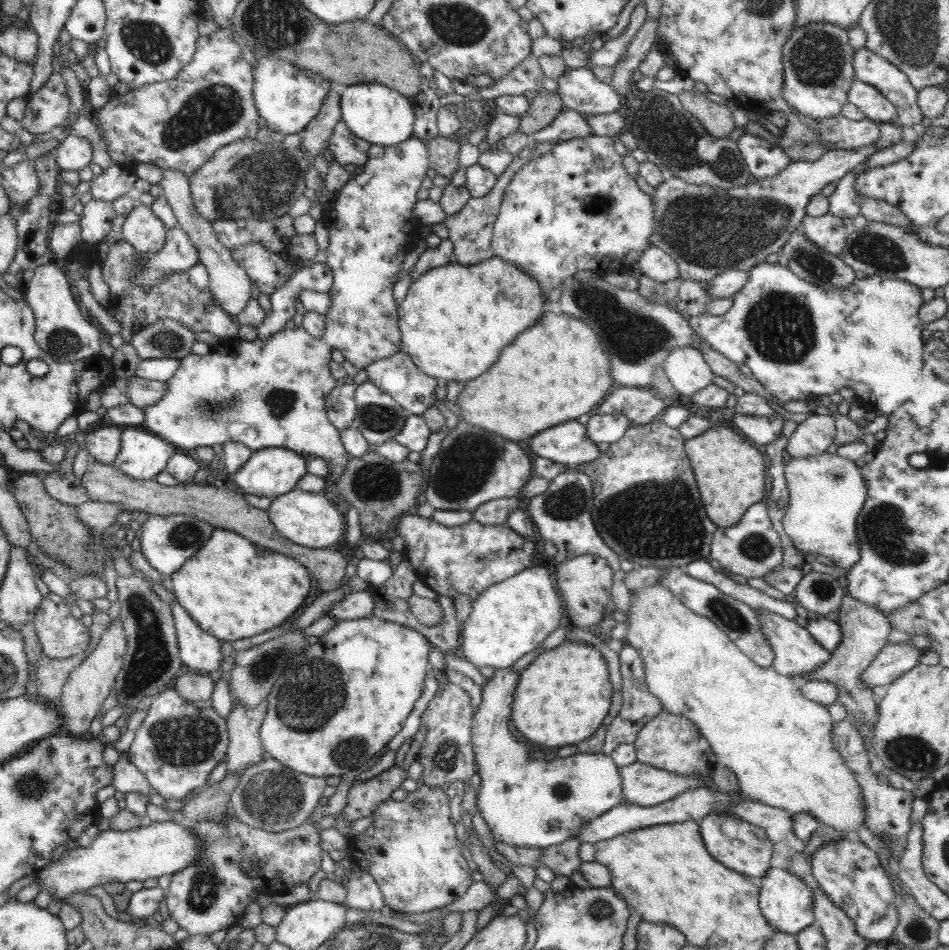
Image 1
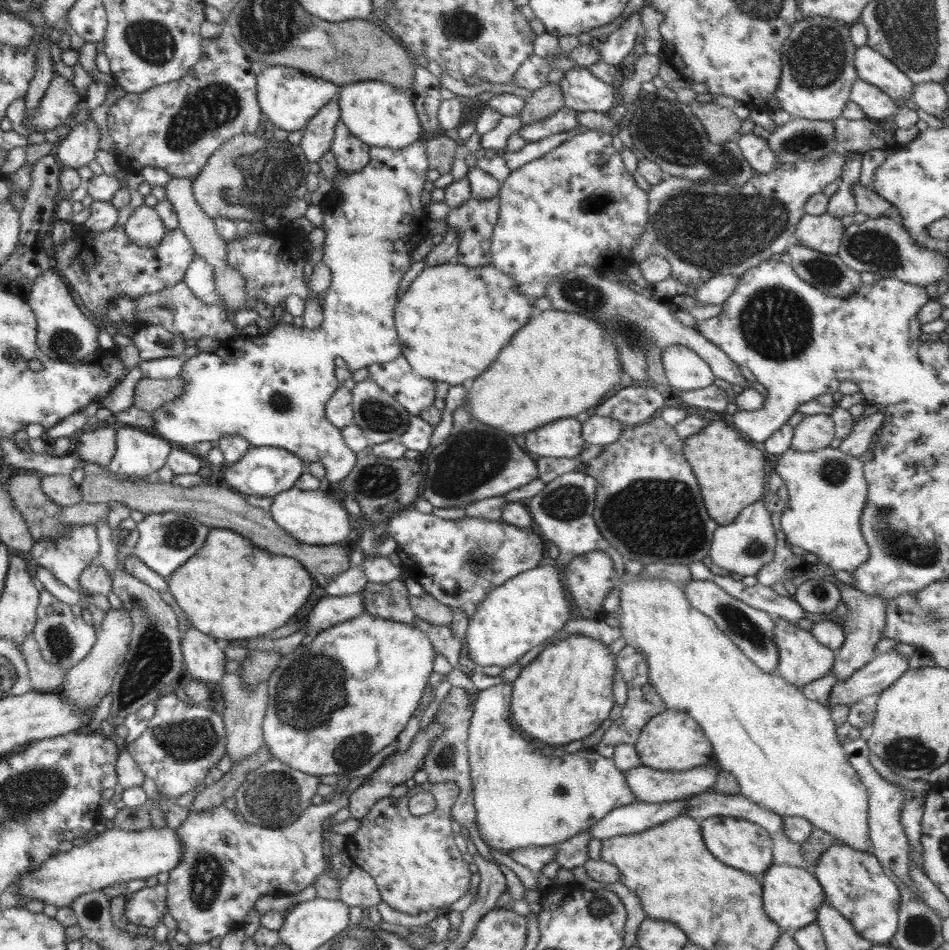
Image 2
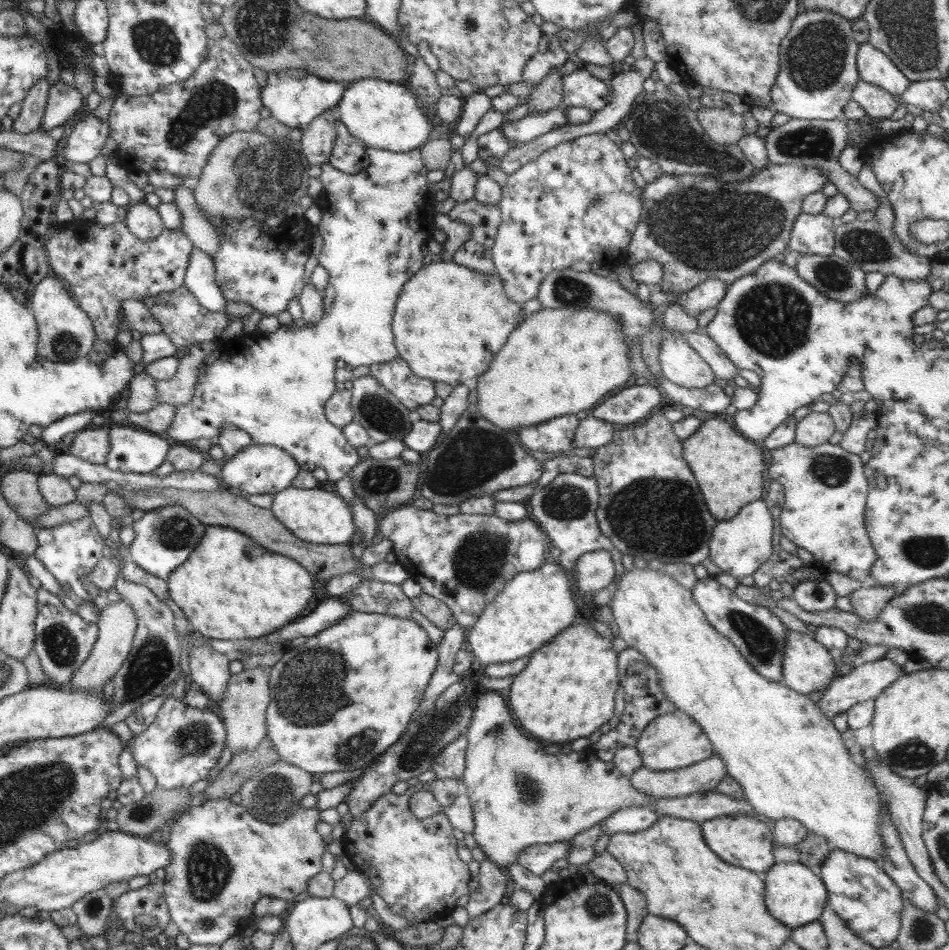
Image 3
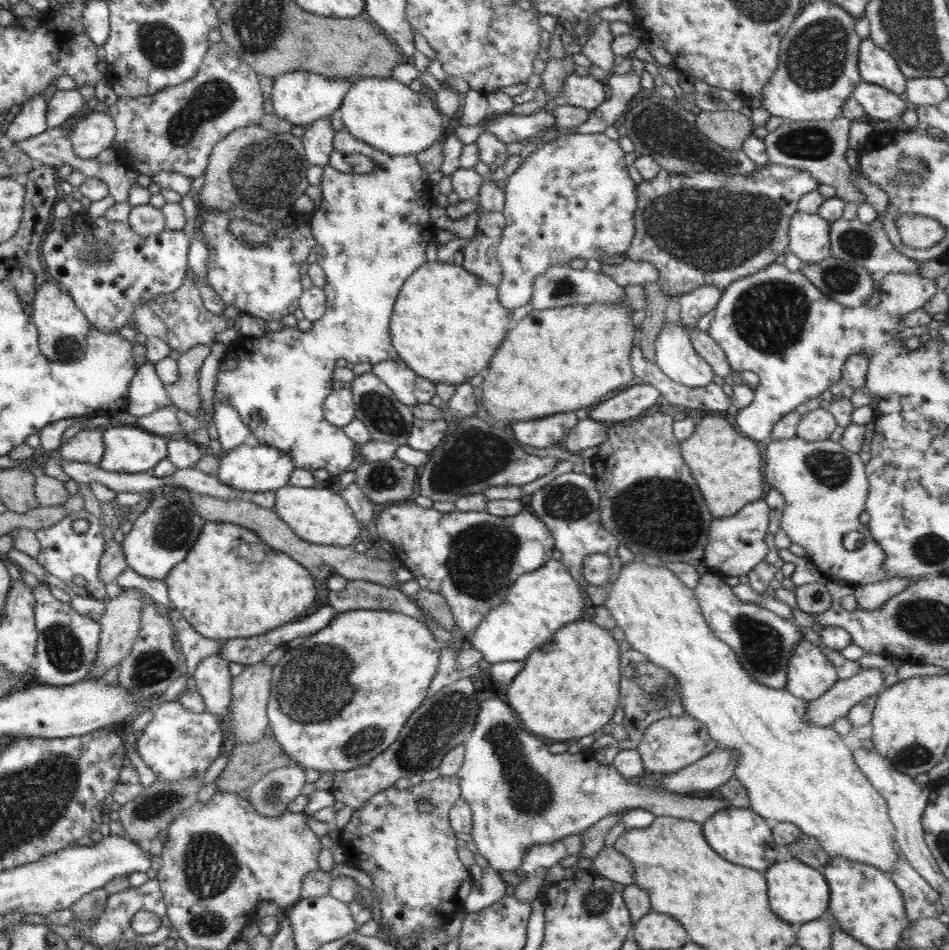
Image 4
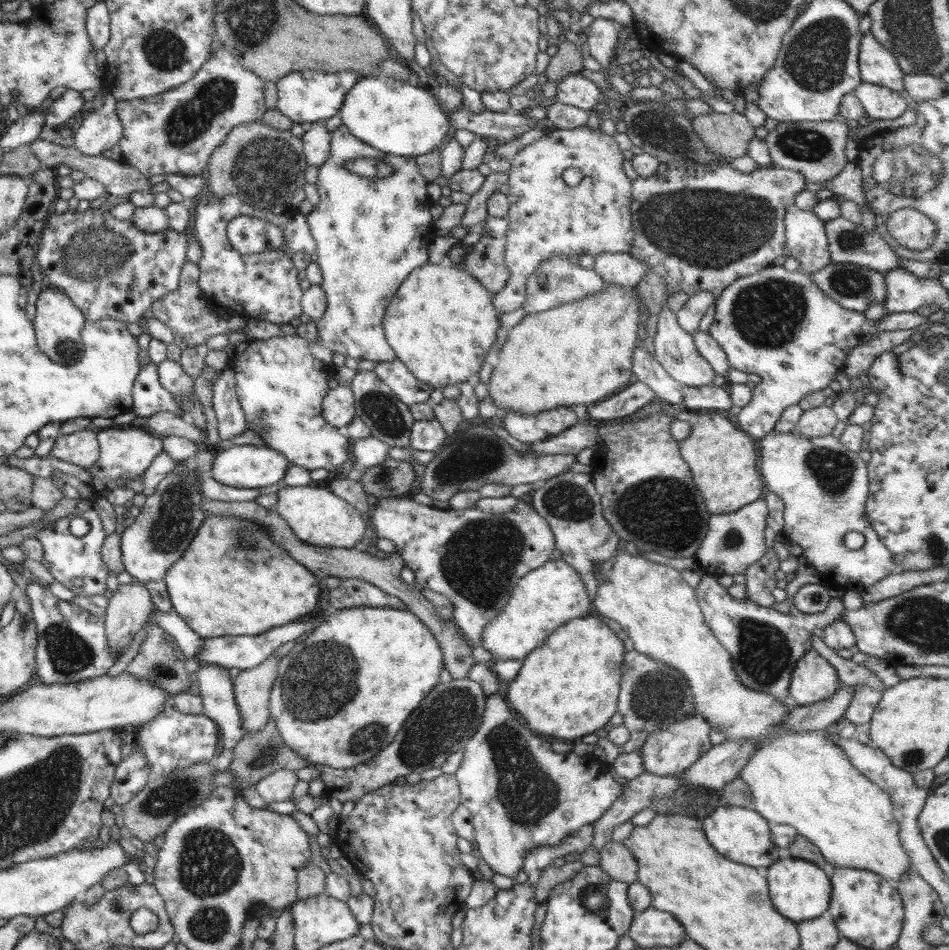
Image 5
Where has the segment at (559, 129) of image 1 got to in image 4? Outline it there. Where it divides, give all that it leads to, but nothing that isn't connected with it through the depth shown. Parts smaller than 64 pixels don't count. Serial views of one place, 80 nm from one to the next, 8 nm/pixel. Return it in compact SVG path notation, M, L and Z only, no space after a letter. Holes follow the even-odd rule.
M545 108L531 116L498 116L486 124L486 131L506 144L529 139L549 128L556 128L556 117Z

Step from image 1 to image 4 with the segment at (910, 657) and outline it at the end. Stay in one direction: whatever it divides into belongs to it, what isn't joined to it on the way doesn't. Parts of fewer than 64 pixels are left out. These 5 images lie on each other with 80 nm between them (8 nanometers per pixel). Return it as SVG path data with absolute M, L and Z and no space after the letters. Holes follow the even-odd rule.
M861 667L861 671L848 678L838 679L820 698L809 701L805 718L811 724L832 725L834 720L842 718L849 710L867 696L878 695L884 688L884 679L878 669Z

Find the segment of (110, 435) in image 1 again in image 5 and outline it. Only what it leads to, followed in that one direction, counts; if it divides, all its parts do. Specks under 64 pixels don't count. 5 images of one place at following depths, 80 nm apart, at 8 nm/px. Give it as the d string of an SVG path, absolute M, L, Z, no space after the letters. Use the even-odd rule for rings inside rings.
M84 429L72 434L59 434L50 454L79 467L92 466L100 454L96 433Z

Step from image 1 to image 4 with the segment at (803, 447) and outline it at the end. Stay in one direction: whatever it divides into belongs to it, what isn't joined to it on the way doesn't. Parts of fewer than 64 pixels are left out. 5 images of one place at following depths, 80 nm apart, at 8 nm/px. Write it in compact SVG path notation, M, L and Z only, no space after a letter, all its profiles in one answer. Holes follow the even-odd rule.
M820 407L801 417L796 434L801 439L814 442L829 439L836 426L836 419L829 409Z

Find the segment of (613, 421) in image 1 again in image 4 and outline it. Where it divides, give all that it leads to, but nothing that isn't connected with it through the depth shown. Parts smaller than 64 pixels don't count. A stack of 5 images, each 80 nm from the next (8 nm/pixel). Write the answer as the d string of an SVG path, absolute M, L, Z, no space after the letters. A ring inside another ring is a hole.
M589 416L586 419L580 419L576 426L564 437L559 444L574 453L582 453L586 448L599 446L607 439L607 427L602 421L592 420Z

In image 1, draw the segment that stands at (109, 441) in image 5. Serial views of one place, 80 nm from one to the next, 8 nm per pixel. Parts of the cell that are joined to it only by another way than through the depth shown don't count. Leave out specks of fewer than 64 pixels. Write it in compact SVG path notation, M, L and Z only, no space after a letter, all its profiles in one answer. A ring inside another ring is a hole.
M123 427L120 452L112 466L134 479L155 479L167 468L177 447L142 427Z

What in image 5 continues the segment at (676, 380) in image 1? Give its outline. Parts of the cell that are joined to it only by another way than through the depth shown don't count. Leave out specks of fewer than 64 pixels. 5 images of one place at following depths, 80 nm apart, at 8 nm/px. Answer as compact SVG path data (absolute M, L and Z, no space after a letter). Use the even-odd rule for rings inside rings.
M666 304L661 308L658 315L657 331L653 343L655 346L654 358L674 380L689 387L713 384L715 372L711 364L703 356L700 356L700 350L694 342L694 336L678 324L677 313L672 312Z

